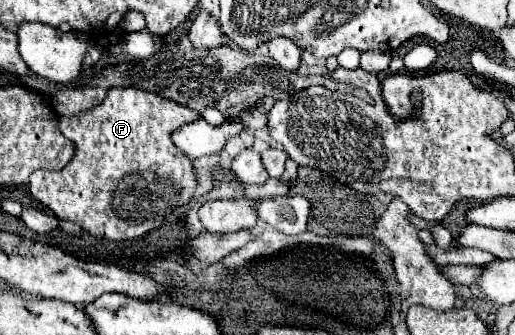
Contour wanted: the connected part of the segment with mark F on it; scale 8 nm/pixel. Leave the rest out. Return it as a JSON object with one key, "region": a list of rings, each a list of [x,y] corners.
{"region":[[[111,88],[97,108],[81,112],[81,116],[63,116],[61,132],[77,144],[75,158],[59,172],[36,170],[31,174],[31,196],[45,202],[61,220],[73,220],[81,224],[89,234],[107,240],[135,240],[145,236],[145,230],[153,230],[173,214],[181,204],[193,198],[197,188],[197,176],[193,160],[175,148],[171,134],[199,120],[199,114],[173,100],[145,92],[141,88]]]}

